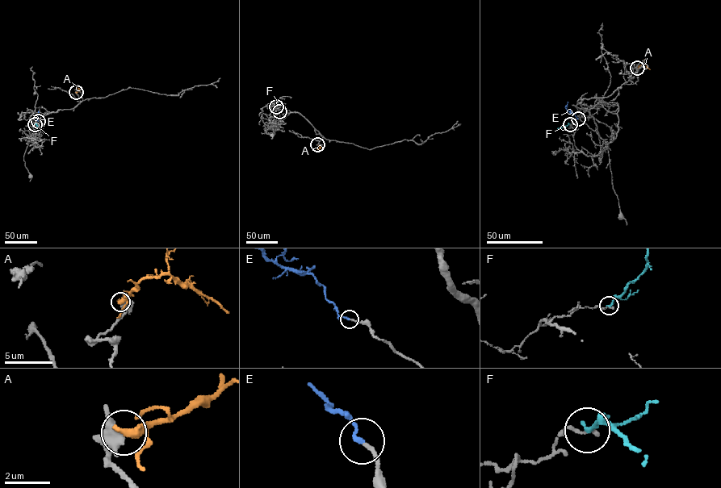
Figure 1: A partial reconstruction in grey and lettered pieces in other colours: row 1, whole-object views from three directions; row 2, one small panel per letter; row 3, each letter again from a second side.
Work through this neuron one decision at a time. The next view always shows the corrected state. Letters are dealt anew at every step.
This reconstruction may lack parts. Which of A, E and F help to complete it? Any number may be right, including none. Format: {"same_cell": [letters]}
{"same_cell": ["E"]}

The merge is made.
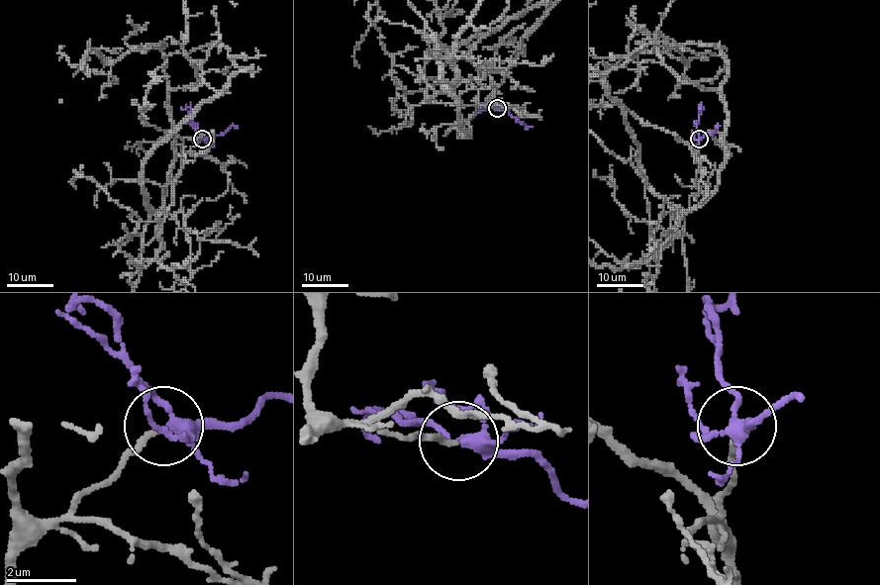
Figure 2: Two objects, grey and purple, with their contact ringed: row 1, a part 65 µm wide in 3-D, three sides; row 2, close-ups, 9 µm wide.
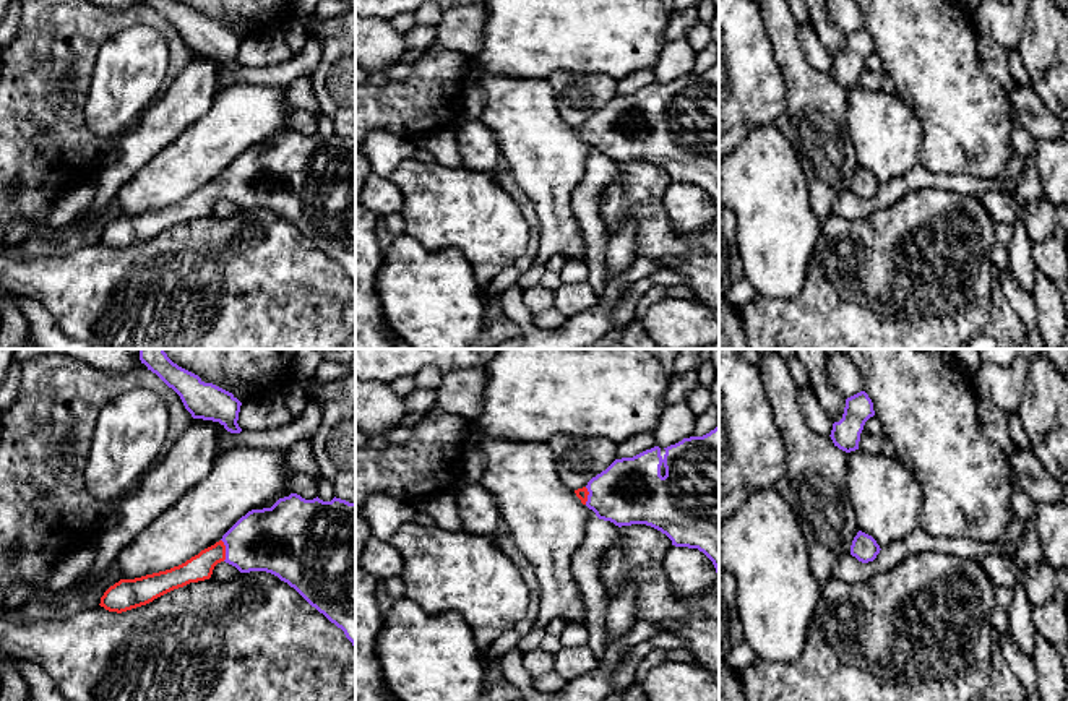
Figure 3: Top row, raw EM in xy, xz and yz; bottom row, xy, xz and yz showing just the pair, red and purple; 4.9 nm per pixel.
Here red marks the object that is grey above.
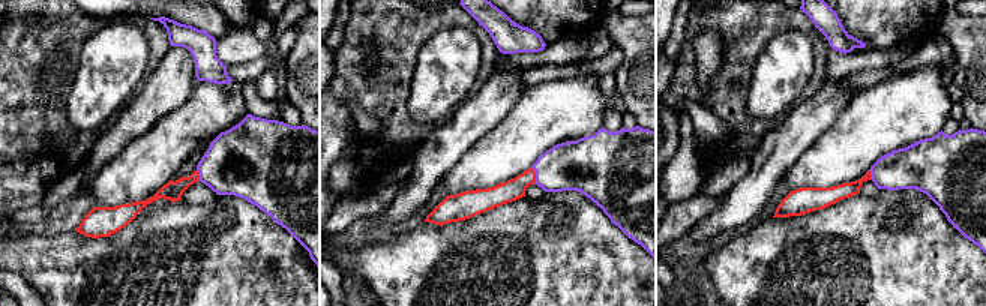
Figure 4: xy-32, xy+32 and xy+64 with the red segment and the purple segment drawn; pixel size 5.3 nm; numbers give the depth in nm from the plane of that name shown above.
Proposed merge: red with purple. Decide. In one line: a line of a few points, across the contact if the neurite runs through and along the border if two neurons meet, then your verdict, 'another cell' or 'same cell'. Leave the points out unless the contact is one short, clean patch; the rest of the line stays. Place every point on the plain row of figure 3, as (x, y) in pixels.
line xy (200, 203), (211, 192), (224, 187), (273, 176); same cell

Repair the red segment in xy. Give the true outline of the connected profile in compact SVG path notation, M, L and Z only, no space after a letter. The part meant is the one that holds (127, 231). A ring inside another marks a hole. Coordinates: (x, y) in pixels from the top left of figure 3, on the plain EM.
M297 130L279 135L271 144L252 146L242 153L214 182L201 187L185 200L166 208L135 216L120 216L101 234L101 243L109 248L127 248L183 224L190 219L209 216L217 200L226 198L240 209L266 208L294 224L312 243L341 264L355 286L355 140L341 135L323 138L318 133L305 136Z

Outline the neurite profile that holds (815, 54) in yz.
M810 23L799 24L797 34L800 37L802 54L807 63L821 73L829 73L833 58L826 47L821 44L815 28Z

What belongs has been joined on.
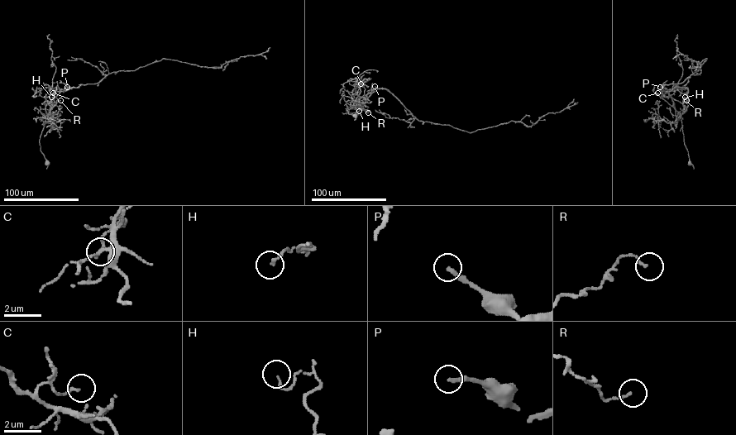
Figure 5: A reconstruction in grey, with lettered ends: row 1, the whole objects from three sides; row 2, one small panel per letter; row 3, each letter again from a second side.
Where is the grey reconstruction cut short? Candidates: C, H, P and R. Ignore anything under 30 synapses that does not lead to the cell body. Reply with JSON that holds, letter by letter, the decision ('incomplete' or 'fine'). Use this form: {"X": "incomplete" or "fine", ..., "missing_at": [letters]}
{"C": "fine", "H": "fine", "P": "incomplete", "R": "fine", "missing_at": ["P"]}

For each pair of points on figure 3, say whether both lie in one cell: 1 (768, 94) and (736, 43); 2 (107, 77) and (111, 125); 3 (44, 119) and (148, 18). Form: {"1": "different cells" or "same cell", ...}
{"1": "same cell", "2": "same cell", "3": "same cell"}

